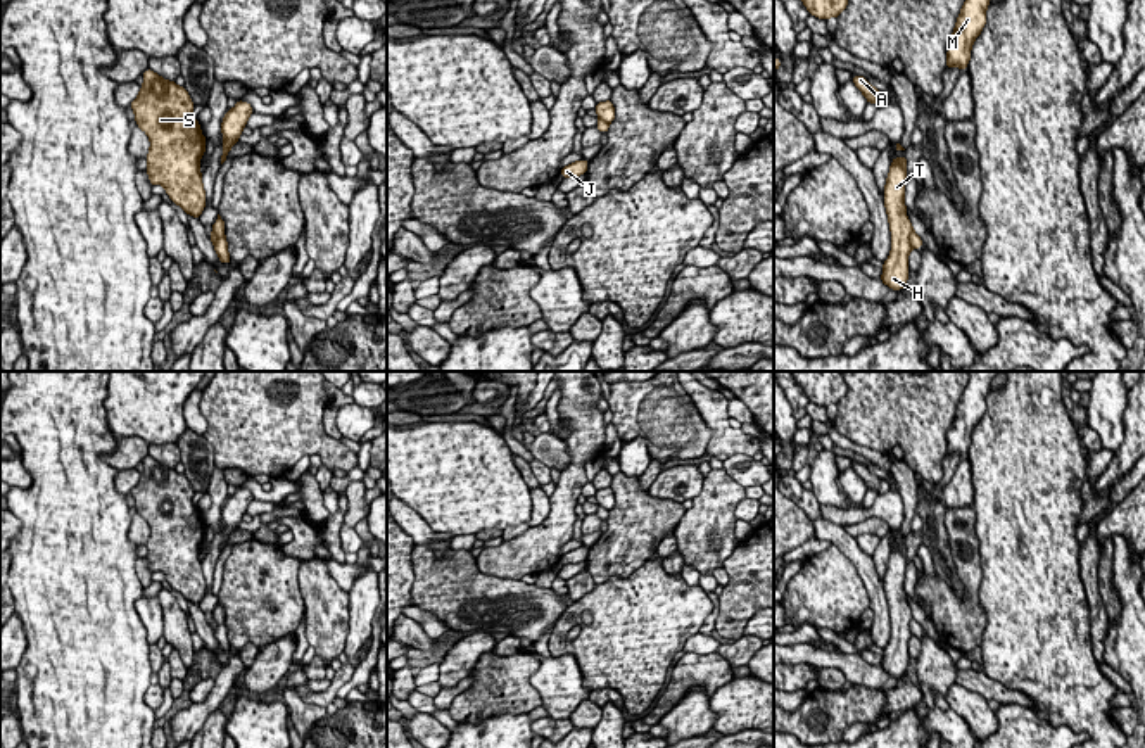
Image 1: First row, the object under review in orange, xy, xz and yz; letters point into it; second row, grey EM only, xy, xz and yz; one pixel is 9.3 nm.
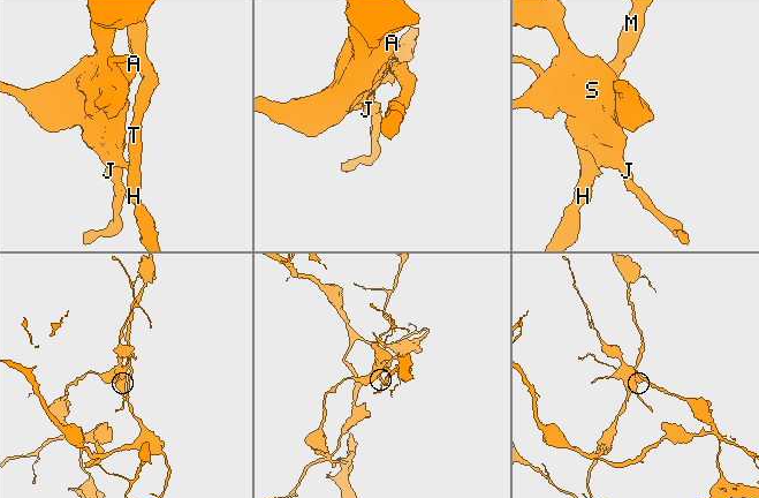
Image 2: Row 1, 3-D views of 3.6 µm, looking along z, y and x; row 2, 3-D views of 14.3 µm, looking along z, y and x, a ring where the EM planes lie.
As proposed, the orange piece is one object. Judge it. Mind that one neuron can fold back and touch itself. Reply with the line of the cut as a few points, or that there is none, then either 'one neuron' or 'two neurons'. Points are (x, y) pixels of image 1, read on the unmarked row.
cut yz (912, 617), (910, 634); two neurons

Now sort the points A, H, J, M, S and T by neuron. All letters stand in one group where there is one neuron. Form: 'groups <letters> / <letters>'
groups A J S / H M T

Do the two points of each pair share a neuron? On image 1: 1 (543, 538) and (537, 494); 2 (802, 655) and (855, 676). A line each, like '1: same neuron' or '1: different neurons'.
1: different neurons
2: same neuron

